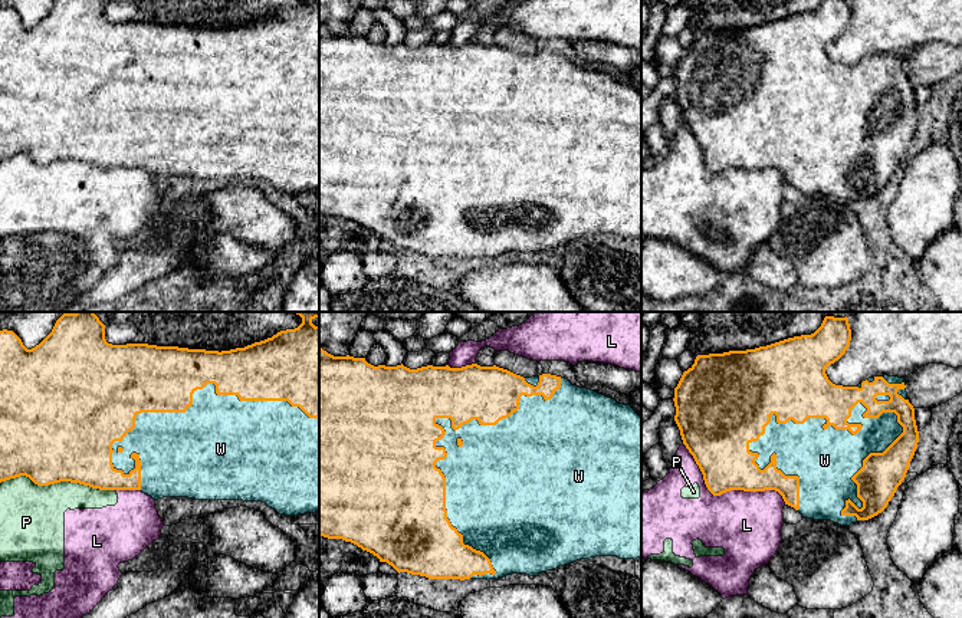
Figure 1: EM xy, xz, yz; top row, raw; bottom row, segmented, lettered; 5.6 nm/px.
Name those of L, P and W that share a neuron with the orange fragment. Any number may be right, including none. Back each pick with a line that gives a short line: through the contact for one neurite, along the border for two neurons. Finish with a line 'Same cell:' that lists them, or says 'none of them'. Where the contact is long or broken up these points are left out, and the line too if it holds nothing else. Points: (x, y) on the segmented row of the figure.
Same cell: W

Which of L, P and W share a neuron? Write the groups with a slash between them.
L P / W

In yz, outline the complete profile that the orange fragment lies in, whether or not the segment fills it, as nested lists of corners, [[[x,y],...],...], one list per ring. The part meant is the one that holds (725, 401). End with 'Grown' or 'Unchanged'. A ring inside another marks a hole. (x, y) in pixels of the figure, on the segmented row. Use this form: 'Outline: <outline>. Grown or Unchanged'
Outline: [[[825,316],[811,335],[755,349],[696,356],[674,388],[674,421],[713,496],[730,490],[775,490],[802,517],[841,526],[869,520],[887,507],[917,448],[915,408],[909,402],[904,378],[874,377],[857,387],[835,385],[828,379],[827,366],[846,354],[850,341],[848,318]]]. Grown

